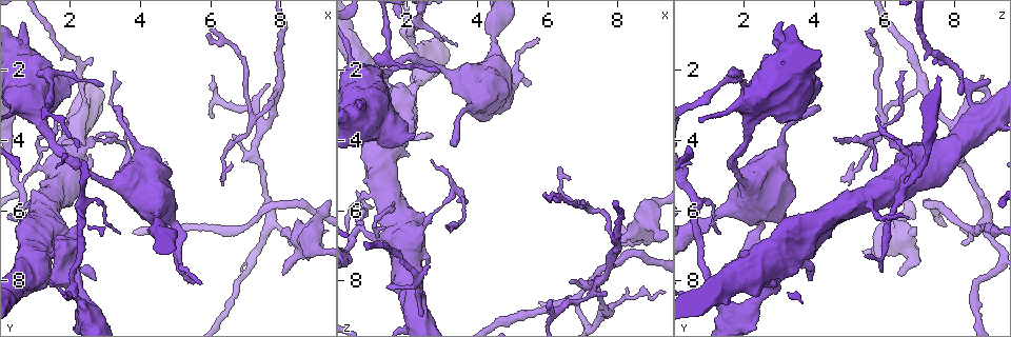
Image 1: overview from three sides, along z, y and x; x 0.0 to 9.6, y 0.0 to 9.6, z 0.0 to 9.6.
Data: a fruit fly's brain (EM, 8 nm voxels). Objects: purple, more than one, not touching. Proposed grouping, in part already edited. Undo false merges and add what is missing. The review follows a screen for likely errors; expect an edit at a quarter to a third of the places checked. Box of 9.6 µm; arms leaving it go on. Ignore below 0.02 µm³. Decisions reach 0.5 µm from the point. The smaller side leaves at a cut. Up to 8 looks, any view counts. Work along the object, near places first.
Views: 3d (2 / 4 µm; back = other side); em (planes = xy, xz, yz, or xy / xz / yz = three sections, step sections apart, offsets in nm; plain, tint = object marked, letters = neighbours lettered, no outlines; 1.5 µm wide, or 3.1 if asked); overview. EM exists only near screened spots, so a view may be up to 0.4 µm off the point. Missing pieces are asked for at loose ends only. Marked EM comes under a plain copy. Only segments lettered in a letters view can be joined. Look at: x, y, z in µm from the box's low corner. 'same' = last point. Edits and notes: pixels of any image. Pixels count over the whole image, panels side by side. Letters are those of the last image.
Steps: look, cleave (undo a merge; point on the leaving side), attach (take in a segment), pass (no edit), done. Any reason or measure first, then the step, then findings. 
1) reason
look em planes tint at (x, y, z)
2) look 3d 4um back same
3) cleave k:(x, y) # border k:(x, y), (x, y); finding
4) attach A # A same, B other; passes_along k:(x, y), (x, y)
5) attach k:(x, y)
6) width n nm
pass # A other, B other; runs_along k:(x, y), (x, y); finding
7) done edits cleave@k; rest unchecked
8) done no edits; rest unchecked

thin end
look 3d 2um at (6.70, 3.85, 8.00)

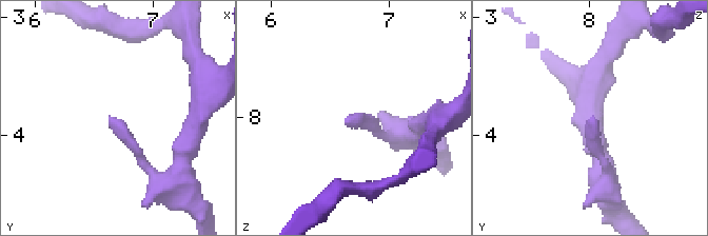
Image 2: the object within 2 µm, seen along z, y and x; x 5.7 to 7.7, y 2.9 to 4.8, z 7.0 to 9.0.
need the tissue
look em xz step 8 letters at (6.64, 3.86, 8.00)

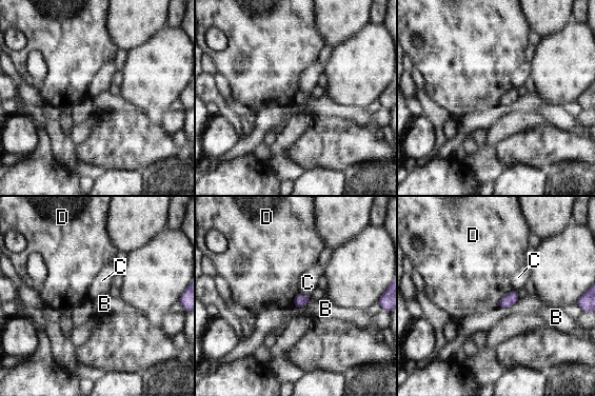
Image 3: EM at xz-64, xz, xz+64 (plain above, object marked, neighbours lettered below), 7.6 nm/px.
look em planes letters same

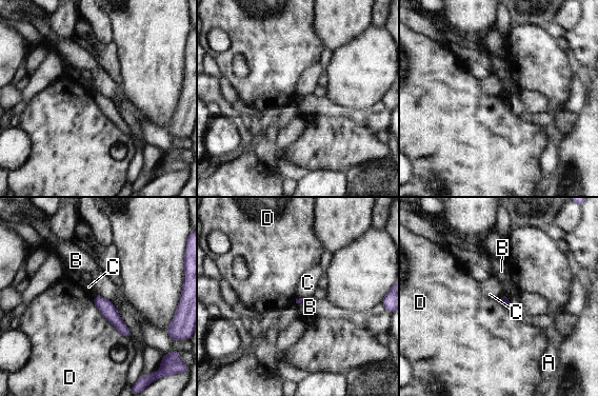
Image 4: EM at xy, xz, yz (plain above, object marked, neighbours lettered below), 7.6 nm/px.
pass # A other, B other, C other, D other; runs_along 4:(96, 298), (127, 334); none of them fits

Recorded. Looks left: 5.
end of a long branch
look 3d 2um at (5.95, 0.90, 5.50)

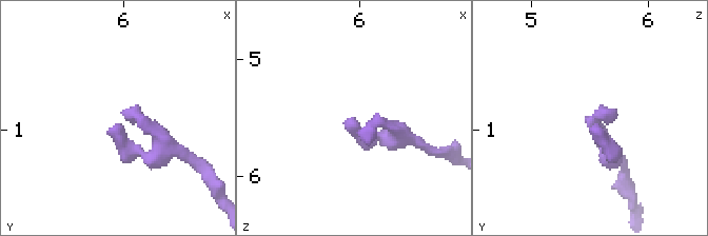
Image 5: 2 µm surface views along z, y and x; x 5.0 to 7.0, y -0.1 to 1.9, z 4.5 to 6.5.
look em planes letters at (5.98, 0.92, 5.56)

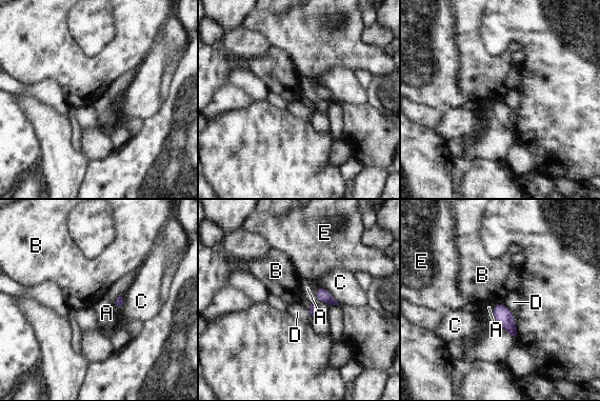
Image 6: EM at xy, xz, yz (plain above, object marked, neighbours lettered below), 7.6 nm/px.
pass # A other, B other, C other, D other, E other; border 6:(503, 303), (496, 305); none of them fits

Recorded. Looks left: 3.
a narrow waist
look em planes letters at (1.15, 5.65, 5.55)

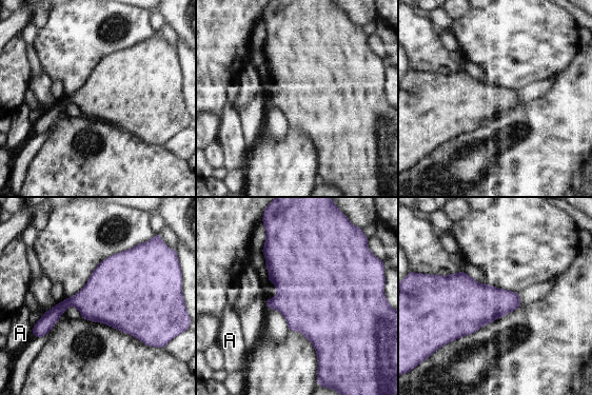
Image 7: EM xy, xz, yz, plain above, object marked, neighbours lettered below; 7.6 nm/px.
width 280 nm
pass # A other; border 7:(32, 327), (33, 335); one neuron here

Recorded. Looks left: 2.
done no edits; rest unchecked

